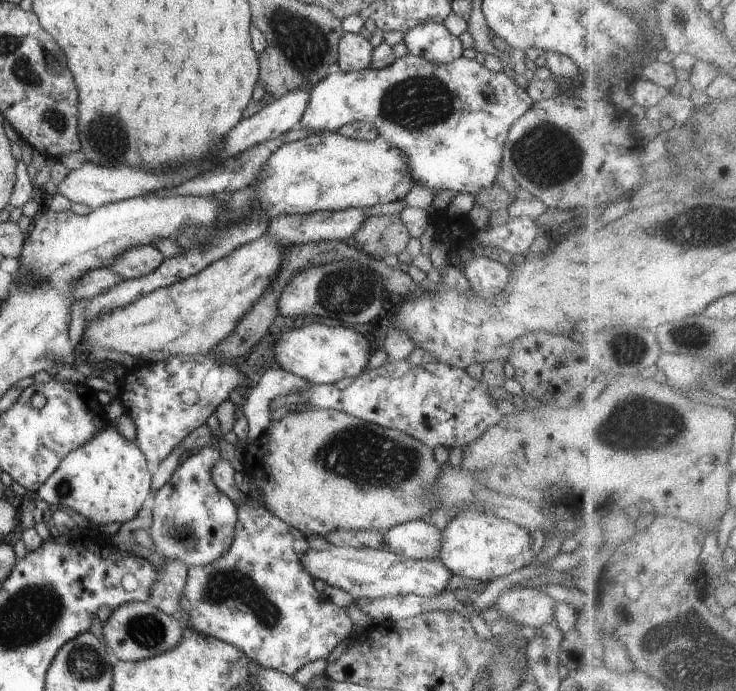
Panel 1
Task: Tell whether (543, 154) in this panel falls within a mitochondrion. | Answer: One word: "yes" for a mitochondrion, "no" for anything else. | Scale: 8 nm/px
yes

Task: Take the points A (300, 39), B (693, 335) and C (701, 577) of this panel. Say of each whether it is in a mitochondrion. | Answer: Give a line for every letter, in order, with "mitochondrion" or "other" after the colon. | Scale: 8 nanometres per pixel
A: mitochondrion
B: mitochondrion
C: other

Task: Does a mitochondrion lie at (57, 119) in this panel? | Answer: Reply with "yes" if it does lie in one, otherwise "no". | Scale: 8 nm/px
yes

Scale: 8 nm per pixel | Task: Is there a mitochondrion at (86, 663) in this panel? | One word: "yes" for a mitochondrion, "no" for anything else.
yes

